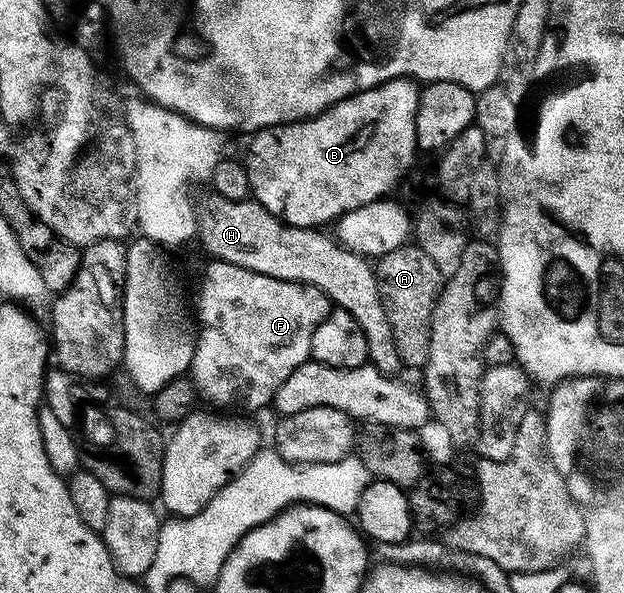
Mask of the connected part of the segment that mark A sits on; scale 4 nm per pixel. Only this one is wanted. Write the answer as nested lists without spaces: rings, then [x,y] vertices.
[[[407,244],[383,254],[377,259],[376,273],[380,300],[383,301],[384,311],[387,312],[392,336],[395,337],[396,348],[399,350],[399,356],[402,357],[403,367],[425,367],[430,356],[430,323],[433,320],[434,305],[438,303],[438,298],[442,294],[444,275],[440,272],[440,268],[436,268],[436,264],[432,264],[432,256],[428,256],[428,252],[424,252],[417,244]]]

